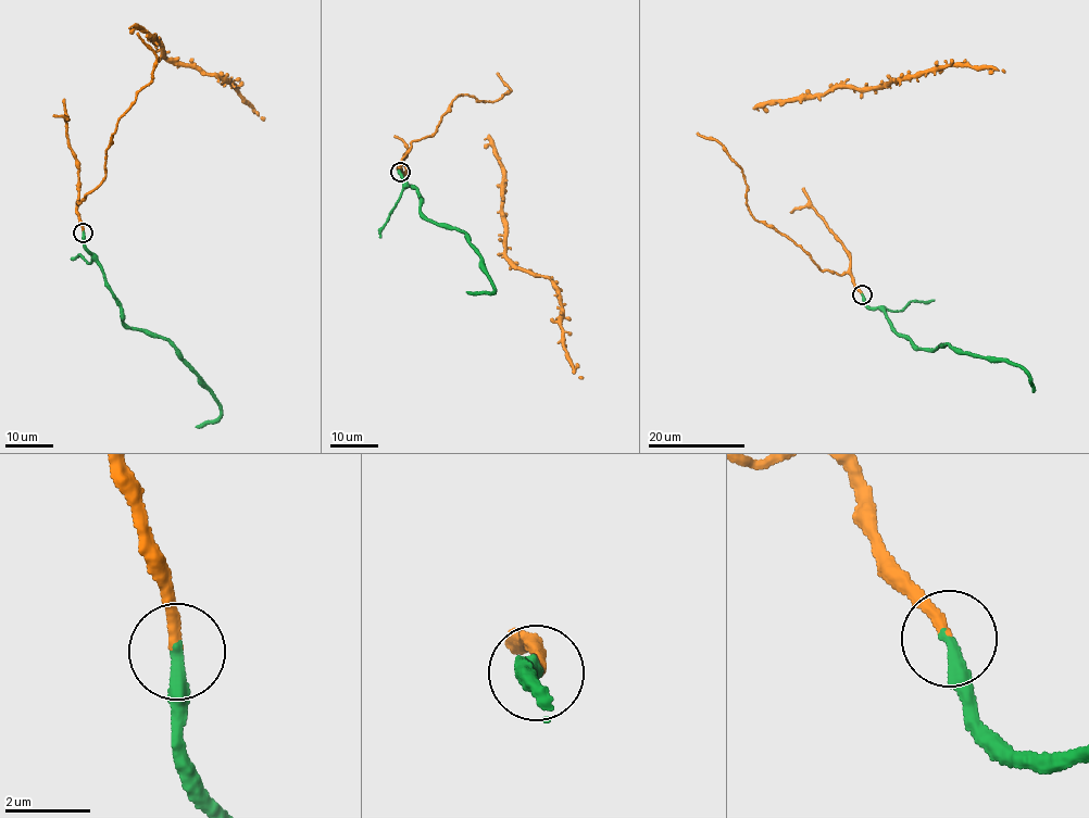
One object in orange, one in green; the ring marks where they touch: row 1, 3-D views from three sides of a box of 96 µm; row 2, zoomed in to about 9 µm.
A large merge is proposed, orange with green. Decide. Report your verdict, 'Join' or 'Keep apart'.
Join

